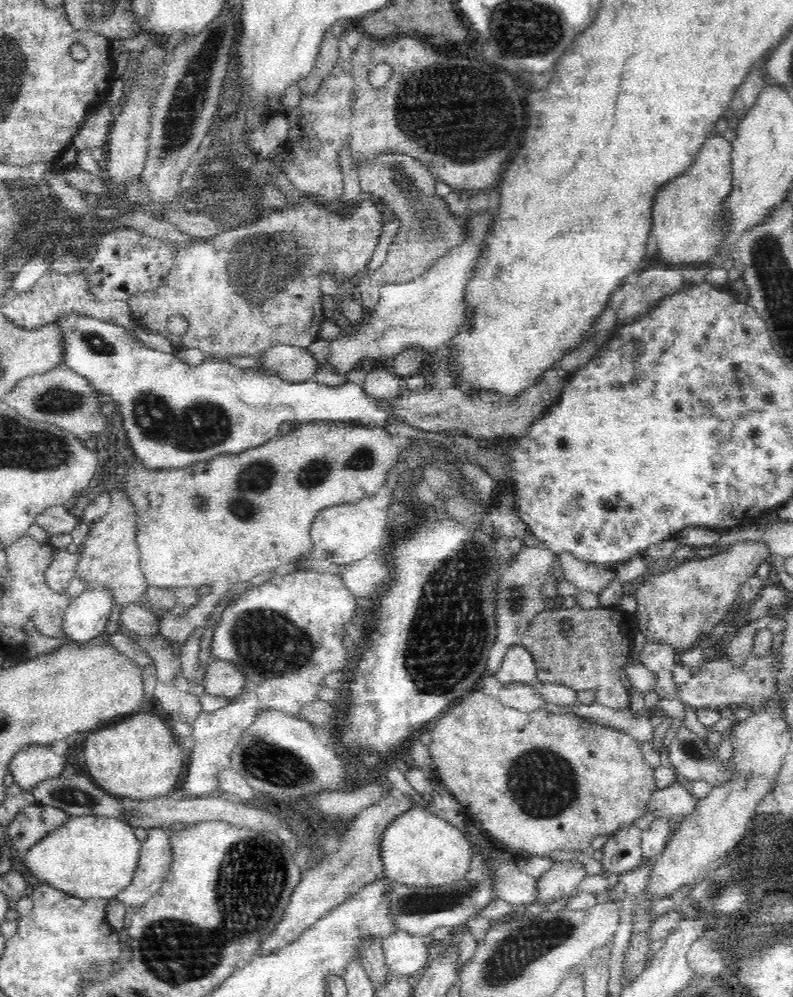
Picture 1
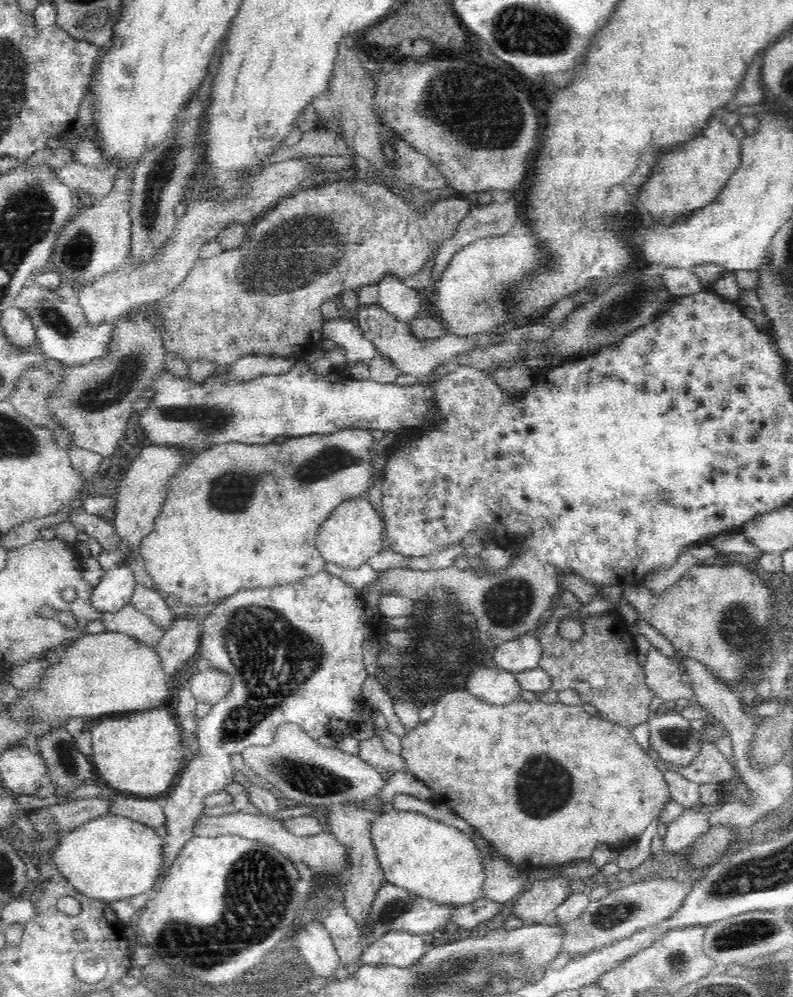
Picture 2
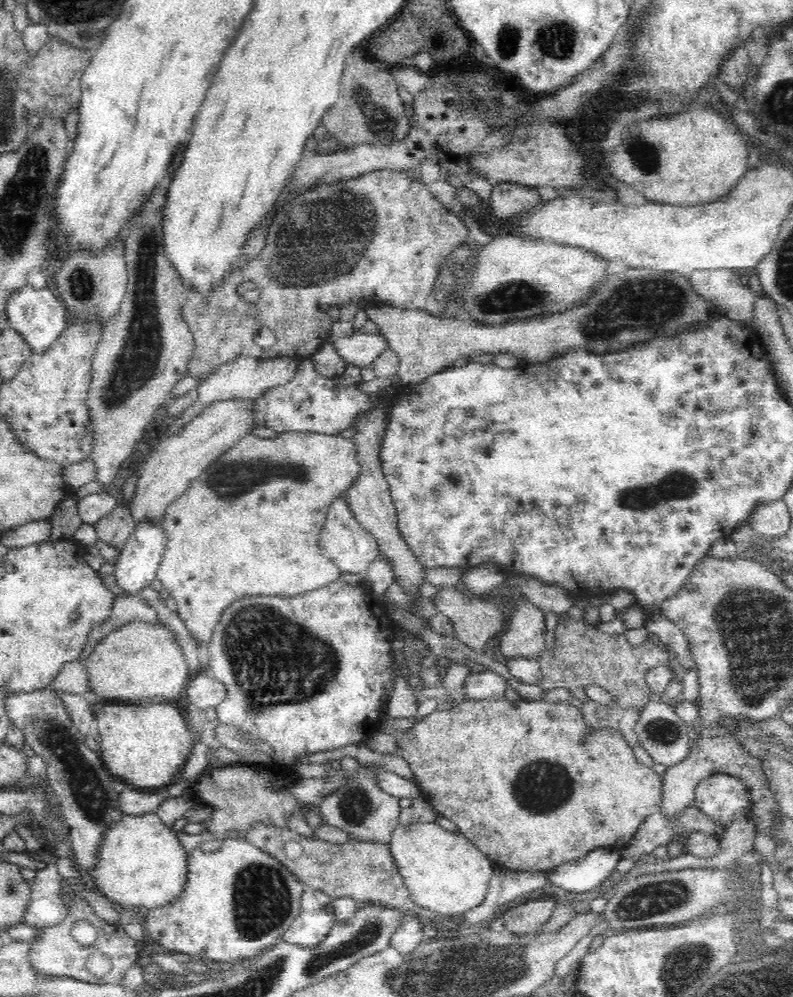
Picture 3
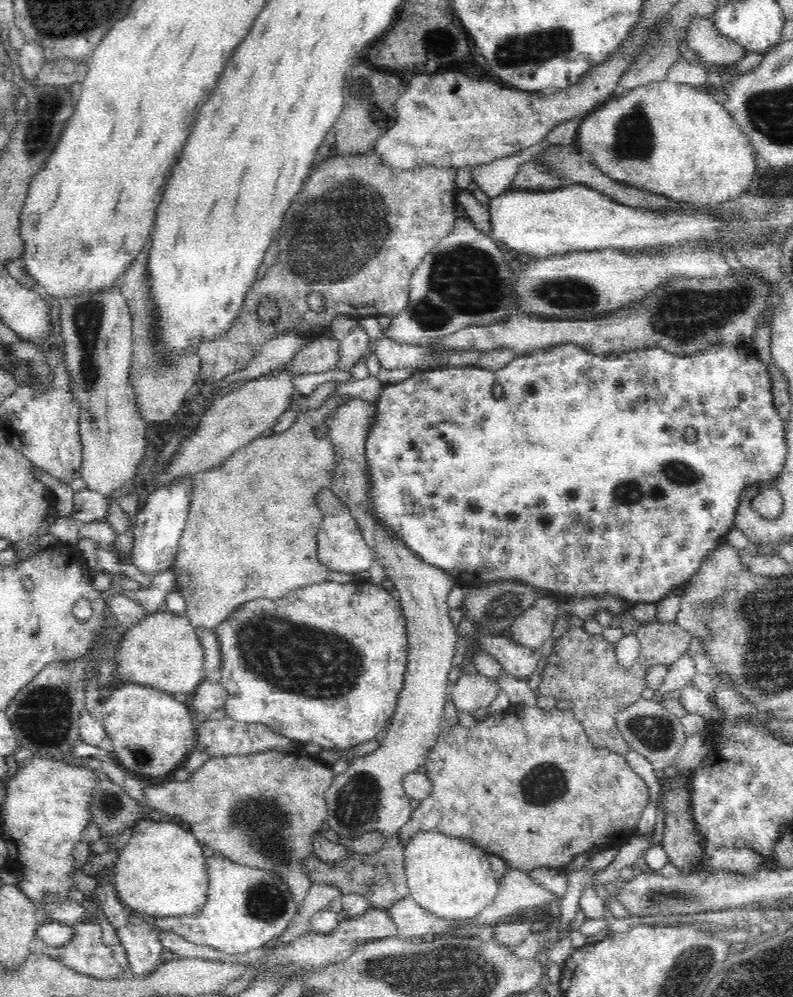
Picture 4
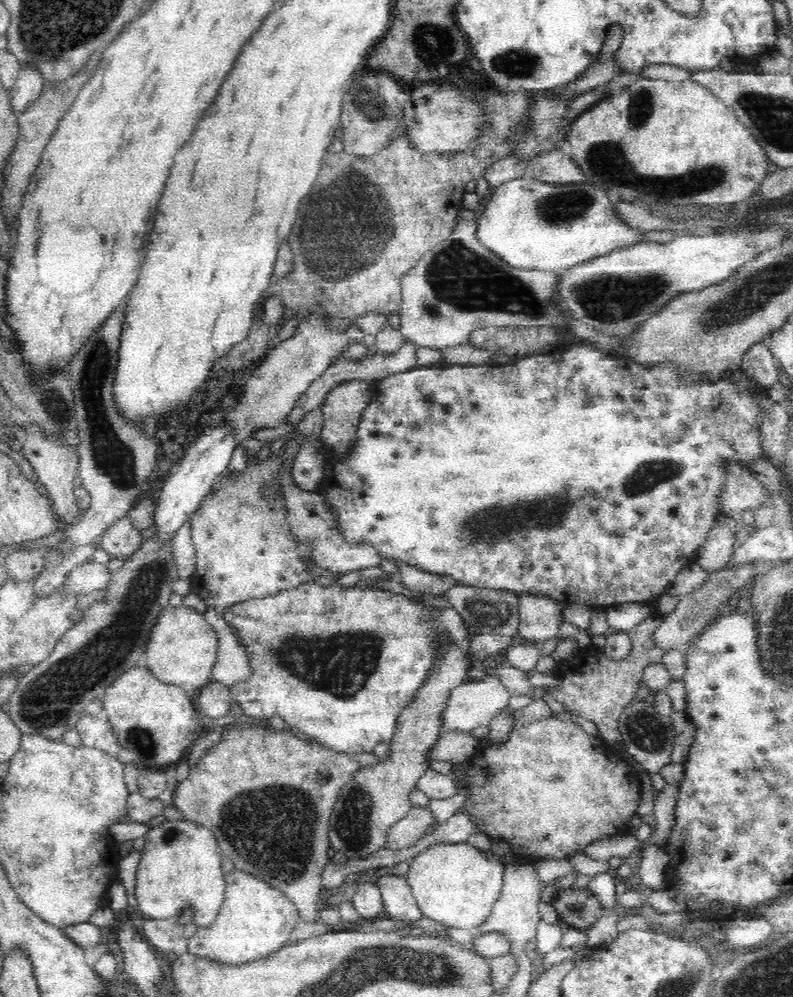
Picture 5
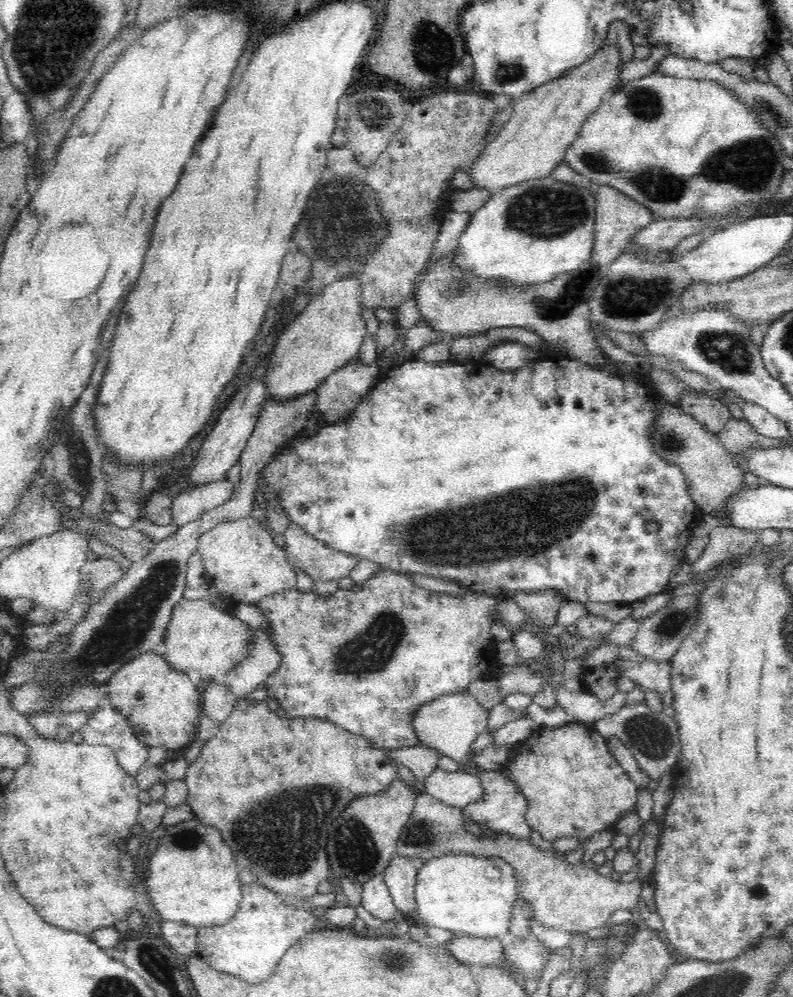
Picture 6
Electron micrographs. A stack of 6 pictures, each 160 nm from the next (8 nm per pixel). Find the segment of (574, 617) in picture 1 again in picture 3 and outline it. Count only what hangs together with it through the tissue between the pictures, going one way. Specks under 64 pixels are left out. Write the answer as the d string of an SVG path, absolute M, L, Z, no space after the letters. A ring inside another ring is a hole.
M567 613L556 619L554 646L543 651L538 658L542 669L540 686L545 692L554 688L566 688L572 697L582 701L582 712L588 725L614 727L631 747L638 744L636 724L642 717L643 709L652 702L653 690L648 686L646 674L657 664L668 663L672 655L665 646L655 639L642 645L632 645L624 634L607 634L600 629L600 623L588 624L576 620ZM596 685L610 695L612 702L600 704L588 698L585 688Z

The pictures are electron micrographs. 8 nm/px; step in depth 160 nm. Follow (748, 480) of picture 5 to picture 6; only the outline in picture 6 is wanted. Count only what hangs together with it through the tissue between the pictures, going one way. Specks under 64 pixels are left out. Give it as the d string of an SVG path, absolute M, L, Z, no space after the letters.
M667 401L660 402L660 414L654 438L656 451L684 469L690 483L690 495L705 515L726 508L728 502L734 500L736 492L742 492L748 487L744 468L736 463L734 454L722 446L717 435L704 430L704 427L690 414L679 410L678 405Z

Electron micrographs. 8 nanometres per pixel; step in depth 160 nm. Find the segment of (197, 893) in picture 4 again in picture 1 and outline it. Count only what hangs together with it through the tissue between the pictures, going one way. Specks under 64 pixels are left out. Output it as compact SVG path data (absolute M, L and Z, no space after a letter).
M94 815L68 817L41 839L23 855L24 868L32 878L80 900L116 897L131 881L142 846L123 819Z

